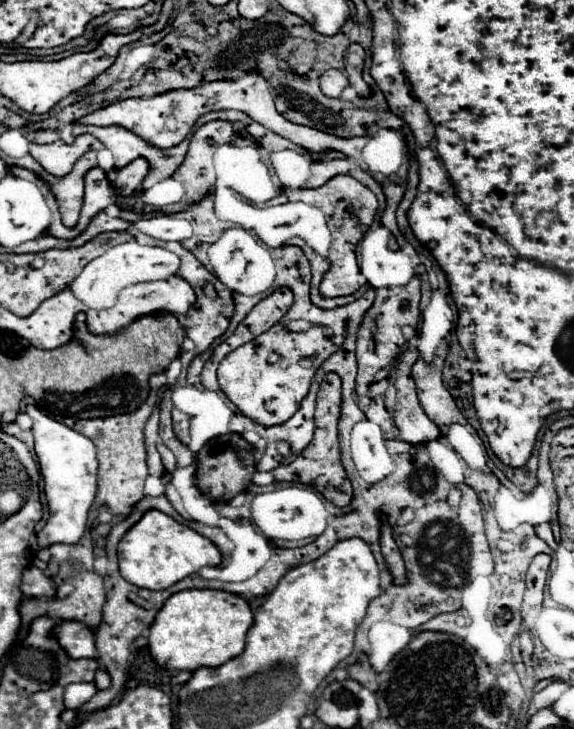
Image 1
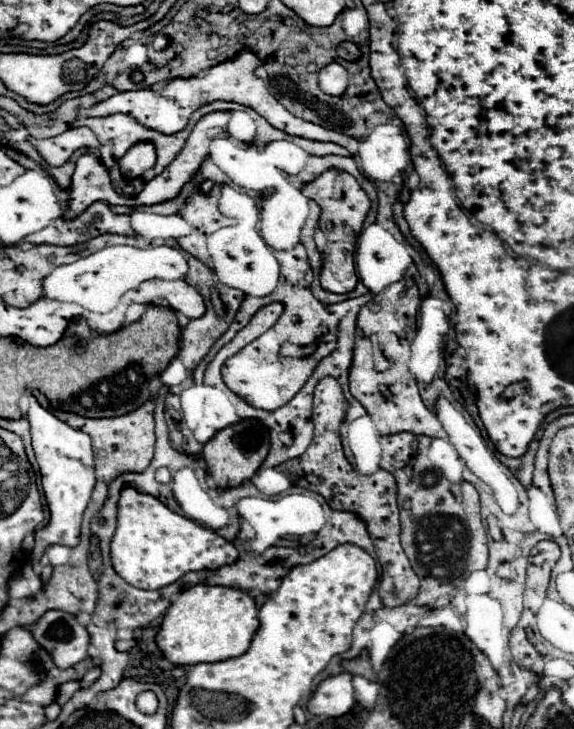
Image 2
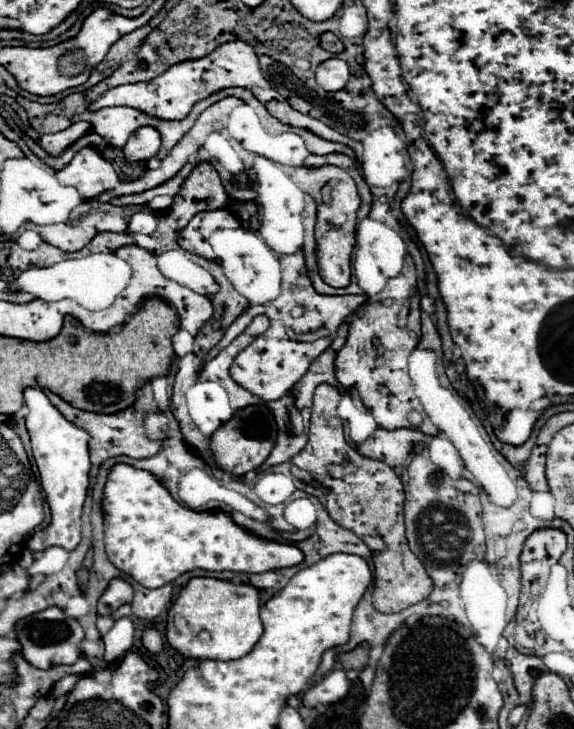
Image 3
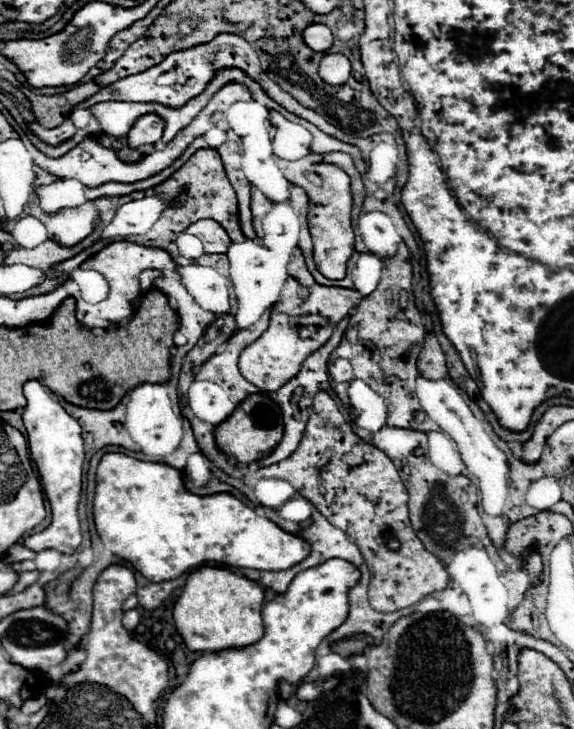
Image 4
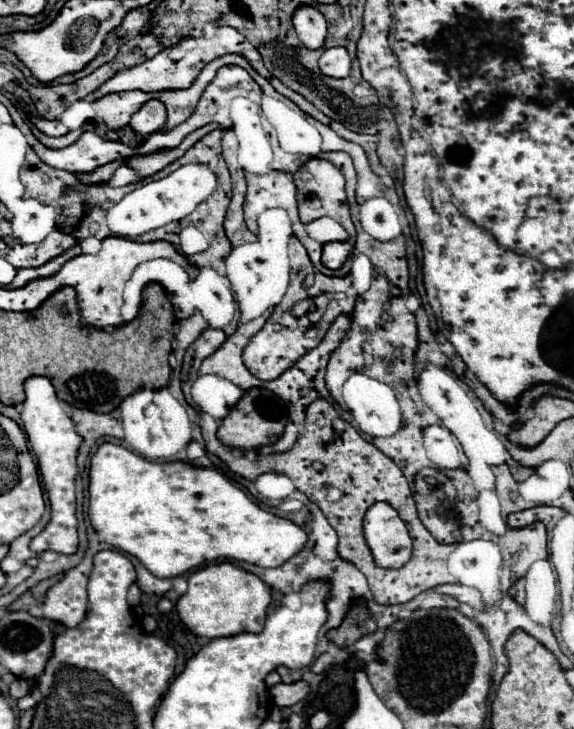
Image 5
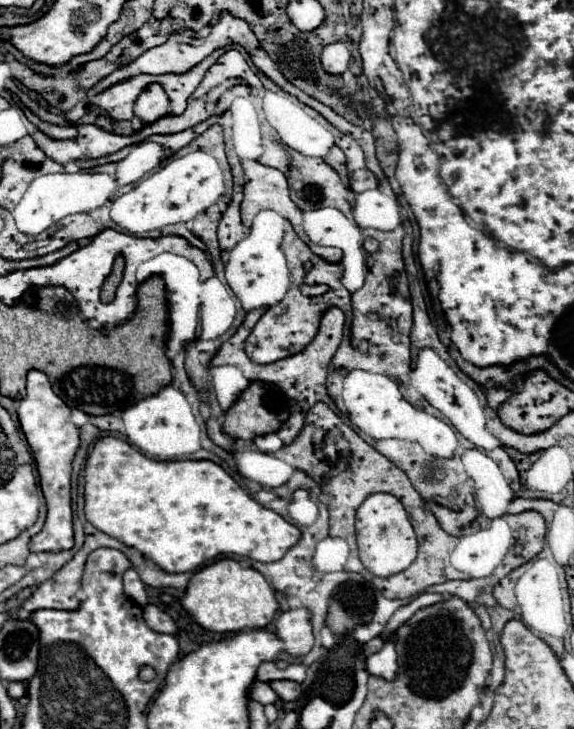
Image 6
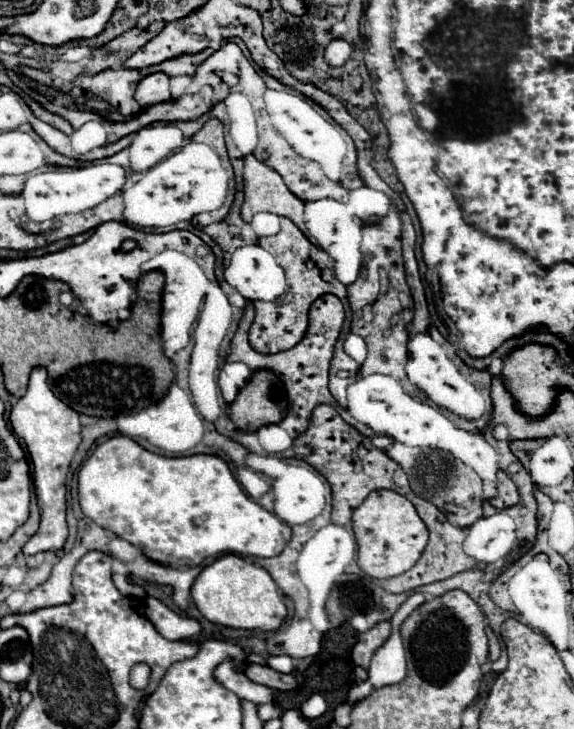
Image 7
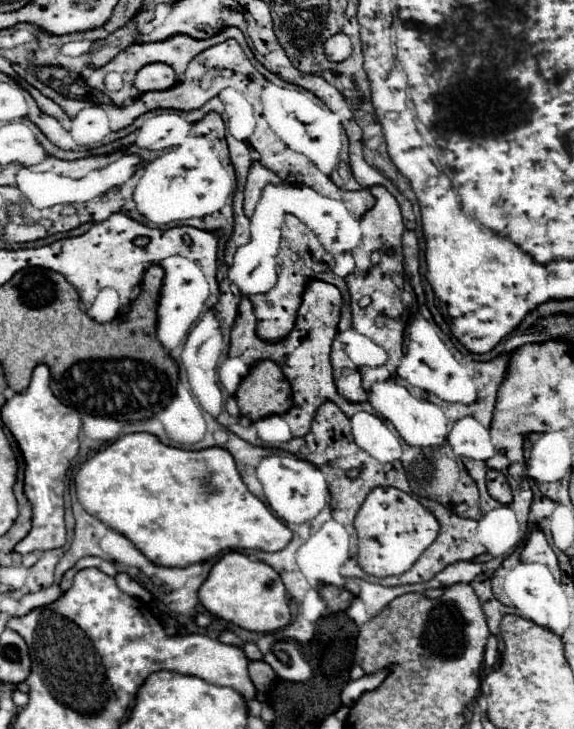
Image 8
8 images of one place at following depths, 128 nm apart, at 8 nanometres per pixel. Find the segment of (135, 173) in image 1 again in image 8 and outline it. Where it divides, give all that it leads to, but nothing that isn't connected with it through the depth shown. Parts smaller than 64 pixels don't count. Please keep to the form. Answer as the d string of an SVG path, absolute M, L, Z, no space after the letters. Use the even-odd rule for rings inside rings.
M146 64L138 70L134 82L140 92L164 90L176 84L176 74L168 64Z

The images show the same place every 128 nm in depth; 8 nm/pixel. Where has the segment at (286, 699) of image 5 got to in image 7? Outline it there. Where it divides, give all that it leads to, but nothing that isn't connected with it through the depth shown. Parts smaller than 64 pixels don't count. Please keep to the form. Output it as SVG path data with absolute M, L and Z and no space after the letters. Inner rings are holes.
M246 664L244 674L262 686L274 688L274 690L294 690L296 688L296 678L292 674L280 674L268 666L260 666L260 664Z

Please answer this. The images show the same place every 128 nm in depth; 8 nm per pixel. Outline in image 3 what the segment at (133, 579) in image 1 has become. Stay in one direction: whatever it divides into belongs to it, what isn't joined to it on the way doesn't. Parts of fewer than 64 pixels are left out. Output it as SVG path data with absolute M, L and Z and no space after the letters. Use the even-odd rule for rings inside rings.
M124 462L114 464L108 474L102 510L110 562L146 588L160 588L196 568L212 572L268 572L290 568L304 560L304 552L294 544L260 538L238 526L222 508L192 510L176 502L158 476Z

